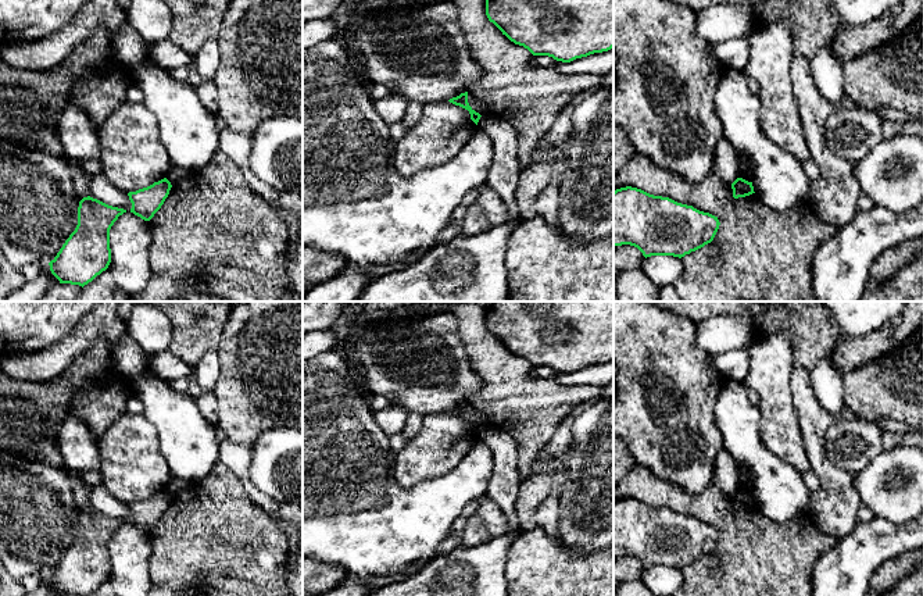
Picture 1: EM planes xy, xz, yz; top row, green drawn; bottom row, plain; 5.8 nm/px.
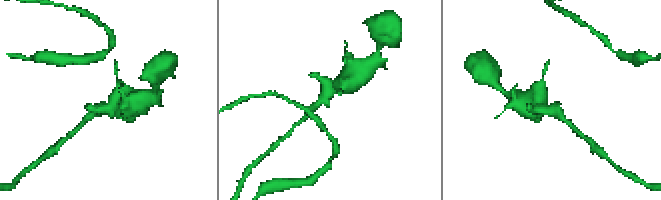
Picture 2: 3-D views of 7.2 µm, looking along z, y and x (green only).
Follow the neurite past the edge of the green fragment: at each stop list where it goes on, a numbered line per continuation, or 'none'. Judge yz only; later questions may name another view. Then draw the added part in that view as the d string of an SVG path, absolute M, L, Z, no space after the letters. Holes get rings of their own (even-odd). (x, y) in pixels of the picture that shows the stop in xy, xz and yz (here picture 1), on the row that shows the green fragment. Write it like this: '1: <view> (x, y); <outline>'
none

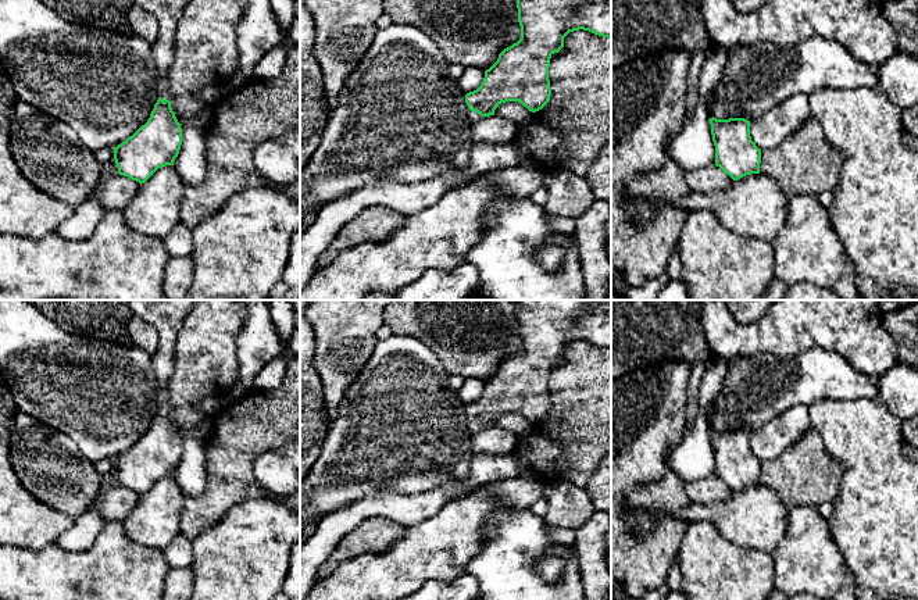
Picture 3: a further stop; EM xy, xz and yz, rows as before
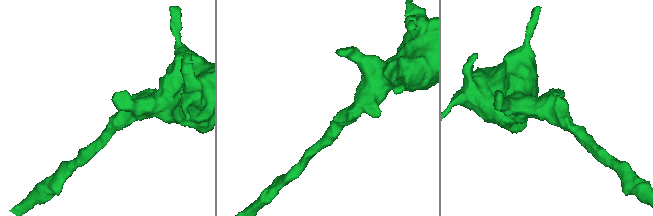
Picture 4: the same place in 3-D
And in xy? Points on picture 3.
1: xy (167, 11); M189 0L132 1L133 4L140 6L158 19L160 35L156 43L151 44L158 76L158 97L171 101L171 96L167 89L167 71L174 62L176 25Z

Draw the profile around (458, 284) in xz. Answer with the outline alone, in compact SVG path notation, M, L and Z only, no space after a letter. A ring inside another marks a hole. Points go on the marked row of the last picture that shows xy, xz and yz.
M465 261L449 271L424 272L415 282L401 288L394 300L467 300L476 290L479 290L478 268Z

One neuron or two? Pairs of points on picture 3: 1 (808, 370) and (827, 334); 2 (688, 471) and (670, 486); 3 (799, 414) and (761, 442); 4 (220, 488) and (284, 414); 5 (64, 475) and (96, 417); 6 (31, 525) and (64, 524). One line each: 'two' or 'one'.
1: two
2: two
3: one
4: one
5: two
6: one

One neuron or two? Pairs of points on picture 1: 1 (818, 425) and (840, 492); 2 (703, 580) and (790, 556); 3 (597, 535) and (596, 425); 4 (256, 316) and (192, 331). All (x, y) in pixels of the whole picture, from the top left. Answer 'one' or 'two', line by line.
1: one
2: one
3: one
4: two

